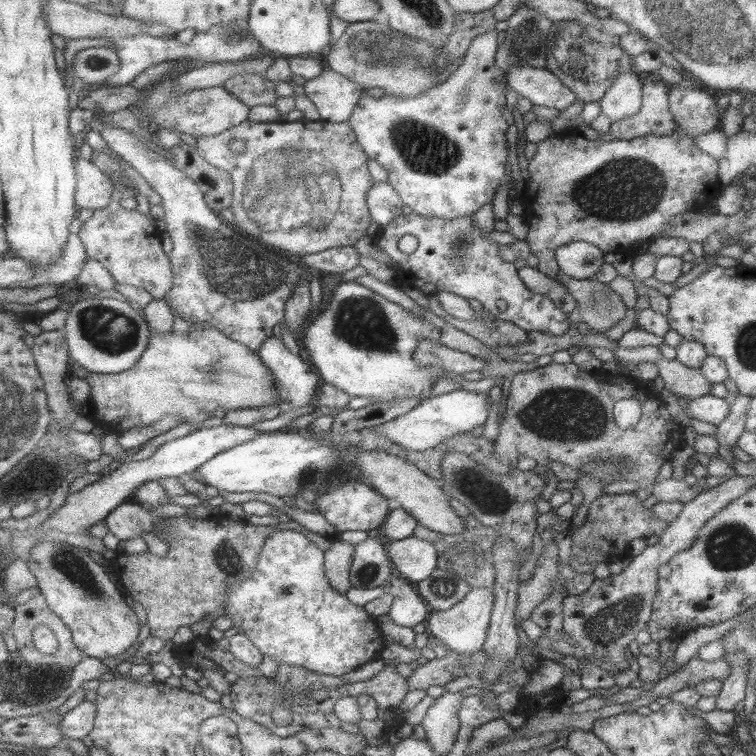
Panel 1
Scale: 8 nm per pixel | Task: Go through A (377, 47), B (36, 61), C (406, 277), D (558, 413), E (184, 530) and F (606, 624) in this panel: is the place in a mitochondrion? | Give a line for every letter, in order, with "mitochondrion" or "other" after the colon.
A: mitochondrion
B: other
C: other
D: mitochondrion
E: other
F: mitochondrion

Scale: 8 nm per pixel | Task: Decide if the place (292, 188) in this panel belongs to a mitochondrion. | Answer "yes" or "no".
yes

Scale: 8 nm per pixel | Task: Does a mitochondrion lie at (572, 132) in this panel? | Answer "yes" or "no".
no

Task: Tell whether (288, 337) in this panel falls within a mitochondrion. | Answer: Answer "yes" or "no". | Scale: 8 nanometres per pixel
no

